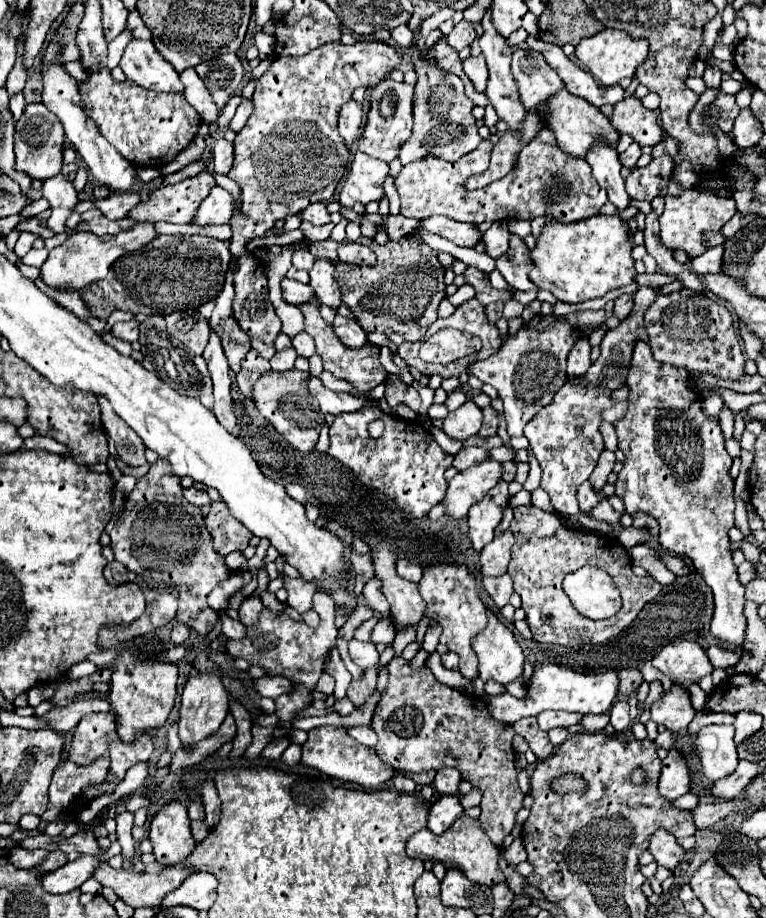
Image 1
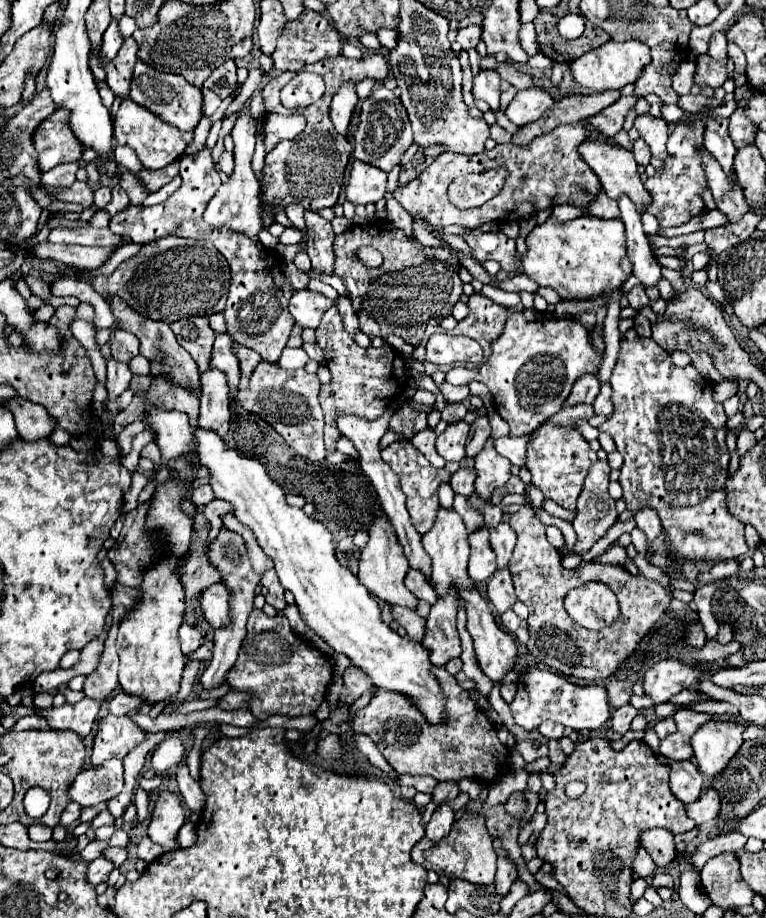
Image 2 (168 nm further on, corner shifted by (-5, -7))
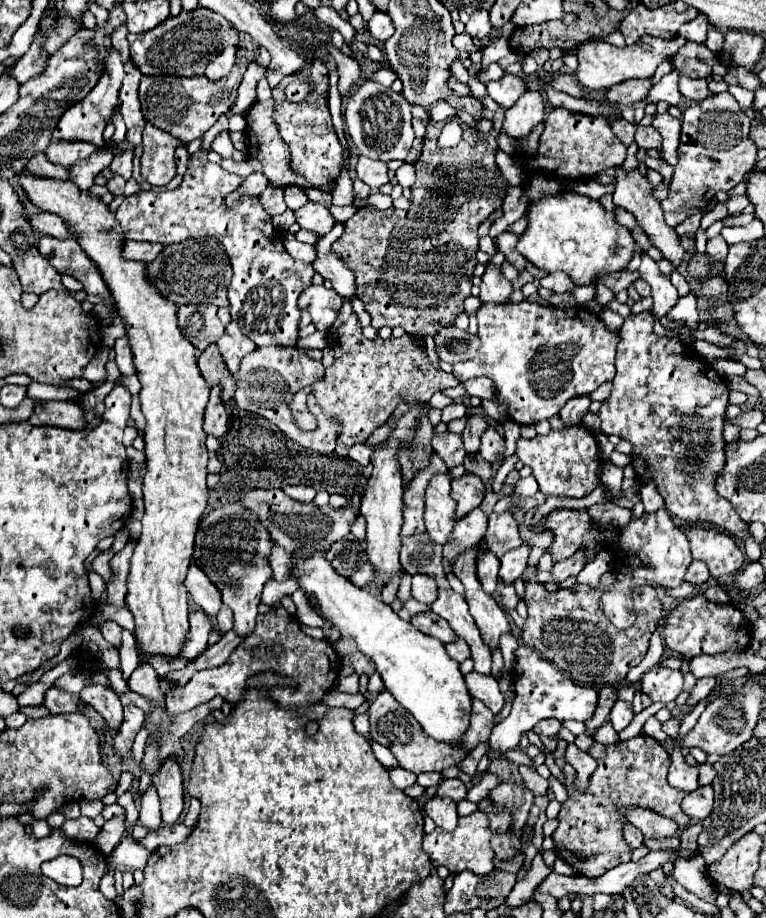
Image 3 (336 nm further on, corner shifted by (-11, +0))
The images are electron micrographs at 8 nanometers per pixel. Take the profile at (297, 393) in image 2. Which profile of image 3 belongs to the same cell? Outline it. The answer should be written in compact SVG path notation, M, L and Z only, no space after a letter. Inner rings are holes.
M258 347L256 351L252 351L250 355L244 357L238 375L234 375L234 379L236 379L234 399L240 409L266 417L286 437L294 439L302 447L328 455L328 453L334 453L338 427L326 419L326 415L318 407L314 395L308 395L308 411L312 415L316 415L316 419L318 419L318 427L314 431L302 431L294 423L294 415L290 415L290 399L294 397L294 391L300 391L302 387L320 381L322 375L324 375L322 363L310 359L306 353L298 351L296 347Z

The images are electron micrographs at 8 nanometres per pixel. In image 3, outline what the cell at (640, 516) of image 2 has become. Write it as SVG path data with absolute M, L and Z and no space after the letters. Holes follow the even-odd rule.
M642 483L640 485L640 499L642 499L646 513L654 513L654 511L664 507L664 499L662 499L662 495L658 495L654 483Z

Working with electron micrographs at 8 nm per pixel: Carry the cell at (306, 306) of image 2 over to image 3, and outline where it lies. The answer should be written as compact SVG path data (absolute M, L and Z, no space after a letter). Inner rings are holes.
M310 285L298 297L298 307L312 315L312 323L318 331L326 331L342 305L342 297L334 289L326 289L324 285Z

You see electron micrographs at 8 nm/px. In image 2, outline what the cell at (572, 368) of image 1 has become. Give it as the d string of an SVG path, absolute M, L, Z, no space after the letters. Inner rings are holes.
M584 374L584 378L580 378L580 382L576 382L576 386L572 388L572 394L566 398L568 406L576 406L576 404L592 404L594 398L600 392L600 384L596 380L596 376L592 374Z

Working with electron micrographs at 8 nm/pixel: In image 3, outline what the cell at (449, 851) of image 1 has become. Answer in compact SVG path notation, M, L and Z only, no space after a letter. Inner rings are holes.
M478 809L468 817L460 817L458 827L452 833L436 827L432 833L424 835L422 847L428 853L434 867L444 865L454 875L464 871L464 869L470 869L472 873L478 873L478 875L486 875L486 873L494 871L494 851L490 847L490 837L492 837L490 819L486 813L482 813Z

